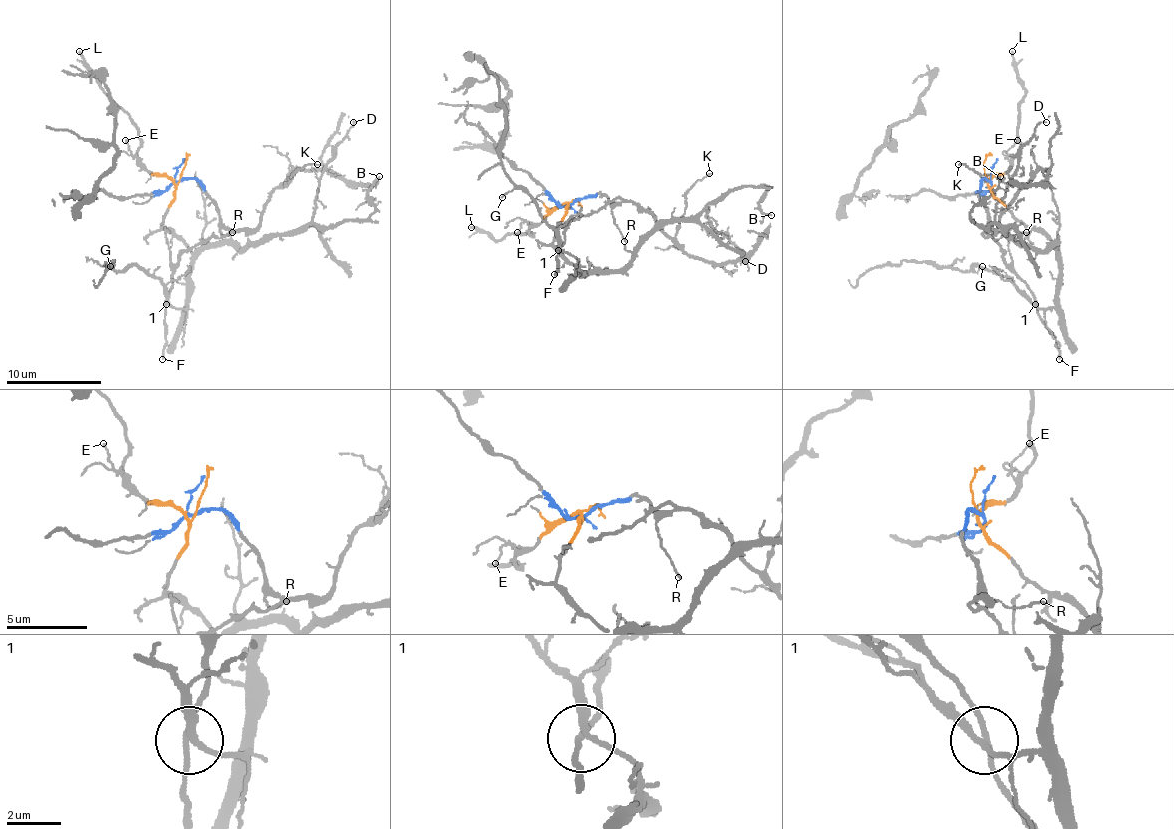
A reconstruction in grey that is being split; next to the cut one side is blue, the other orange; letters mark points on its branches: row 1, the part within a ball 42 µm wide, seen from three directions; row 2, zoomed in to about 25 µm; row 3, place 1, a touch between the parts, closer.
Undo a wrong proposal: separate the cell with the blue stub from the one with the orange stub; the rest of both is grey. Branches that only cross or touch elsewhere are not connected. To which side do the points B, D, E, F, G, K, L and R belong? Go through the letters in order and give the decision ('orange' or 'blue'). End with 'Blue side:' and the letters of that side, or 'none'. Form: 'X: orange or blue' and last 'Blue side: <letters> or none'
B: orange
D: orange
E: orange
F: blue
G: orange
K: blue
L: orange
R: blue
Blue side: F, K, R

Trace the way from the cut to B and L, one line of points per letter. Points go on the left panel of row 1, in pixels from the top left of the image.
B: (178, 180), (162, 225), (190, 251), (247, 249), (313, 223), (365, 218), (380, 176)
L: (178, 180), (173, 183), (154, 176), (140, 161), (138, 126), (102, 88), (79, 50)

